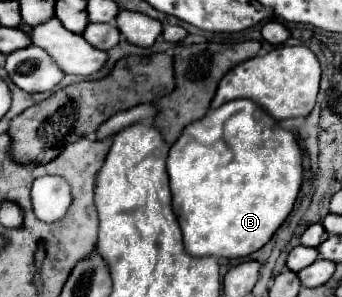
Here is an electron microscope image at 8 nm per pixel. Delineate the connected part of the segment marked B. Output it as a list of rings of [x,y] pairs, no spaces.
[[[242,98],[208,110],[204,118],[186,126],[168,154],[172,206],[182,228],[186,252],[192,256],[244,258],[260,250],[292,212],[302,186],[302,172],[302,148],[298,138],[280,128],[256,102]]]

